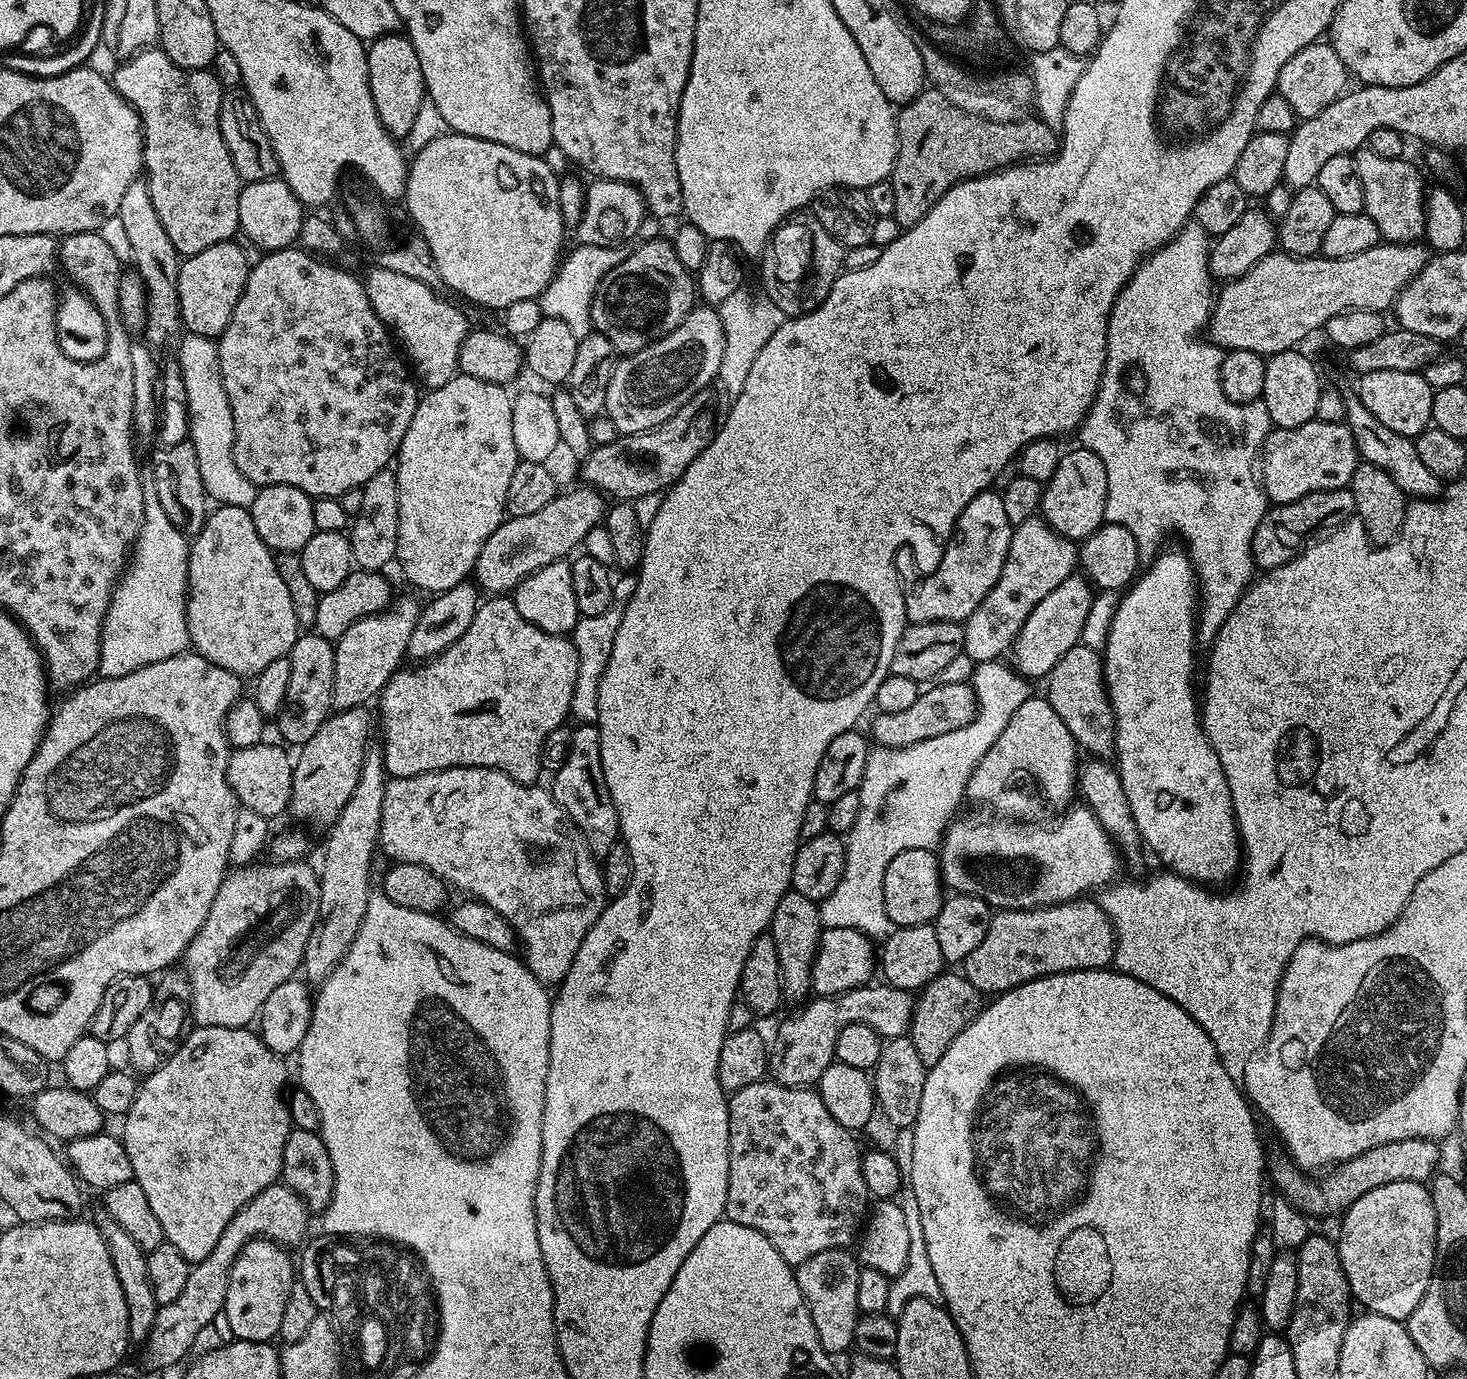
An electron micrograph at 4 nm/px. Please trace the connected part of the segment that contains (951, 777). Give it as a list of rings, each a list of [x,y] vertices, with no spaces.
[[[987,660],[973,667],[970,683],[976,695],[976,716],[962,730],[950,730],[950,734],[938,734],[938,738],[926,738],[922,742],[914,742],[905,748],[877,747],[869,751],[866,762],[866,774],[859,786],[860,809],[858,822],[846,834],[846,866],[842,870],[842,882],[834,886],[834,894],[819,901],[820,922],[824,928],[857,928],[873,942],[883,942],[894,925],[886,914],[886,902],[882,898],[882,882],[886,882],[886,866],[902,854],[902,850],[918,850],[919,848],[935,849],[944,839],[944,832],[957,815],[956,807],[966,796],[970,774],[978,766],[978,762],[998,742],[998,734],[1006,730],[1006,722],[1014,718],[1014,710],[1022,706],[1028,697],[1033,695],[1029,681],[1008,668],[1000,660]]]

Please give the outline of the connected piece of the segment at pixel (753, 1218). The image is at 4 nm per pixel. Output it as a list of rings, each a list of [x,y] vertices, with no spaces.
[[[771,1078],[742,1086],[728,1096],[728,1185],[724,1216],[758,1230],[793,1266],[831,1248],[848,1248],[859,1237],[870,1211],[868,1187],[862,1174],[862,1147],[846,1126],[838,1126],[819,1091],[812,1086],[778,1084]]]

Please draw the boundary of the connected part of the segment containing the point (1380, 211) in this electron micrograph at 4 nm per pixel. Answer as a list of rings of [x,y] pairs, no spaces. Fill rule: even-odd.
[[[1368,147],[1355,153],[1358,178],[1362,178],[1364,211],[1378,226],[1381,237],[1389,244],[1414,244],[1424,235],[1426,226],[1426,187],[1420,172],[1408,158],[1378,158]]]

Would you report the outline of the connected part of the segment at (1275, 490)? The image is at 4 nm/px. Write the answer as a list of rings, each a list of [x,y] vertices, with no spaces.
[[[1314,419],[1293,428],[1273,427],[1272,433],[1264,439],[1264,446],[1258,453],[1258,479],[1273,505],[1285,504],[1318,490],[1349,487],[1356,467],[1361,463],[1360,451],[1347,423],[1322,422]]]

